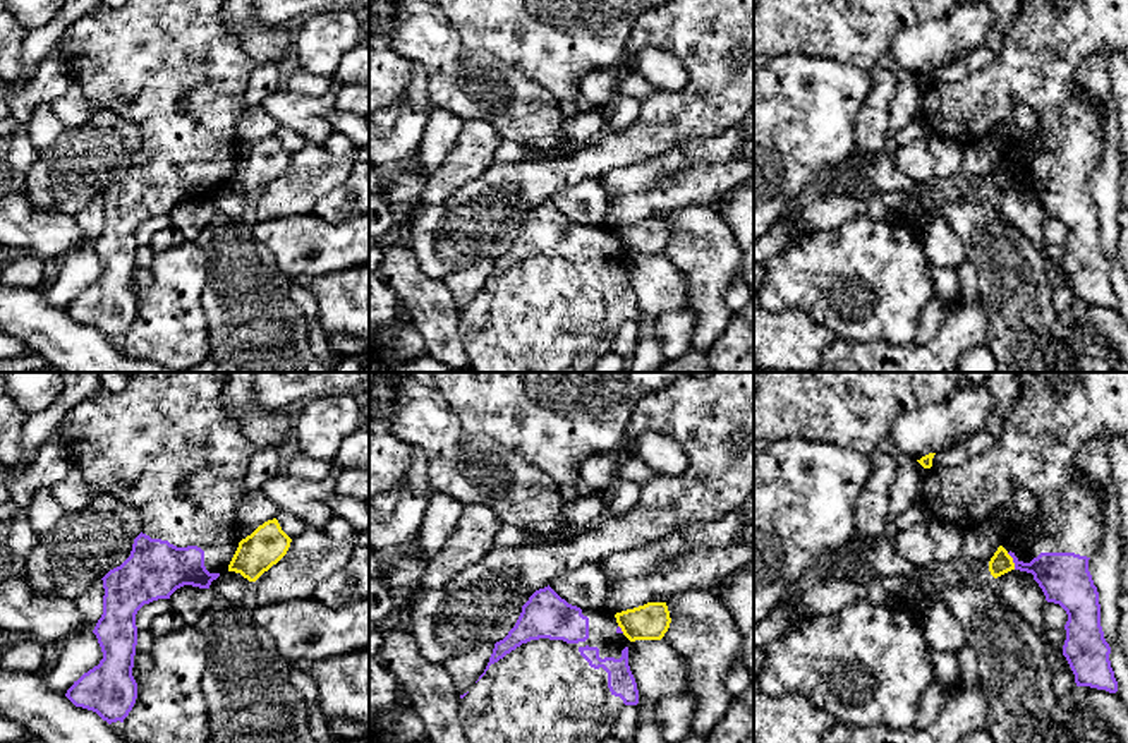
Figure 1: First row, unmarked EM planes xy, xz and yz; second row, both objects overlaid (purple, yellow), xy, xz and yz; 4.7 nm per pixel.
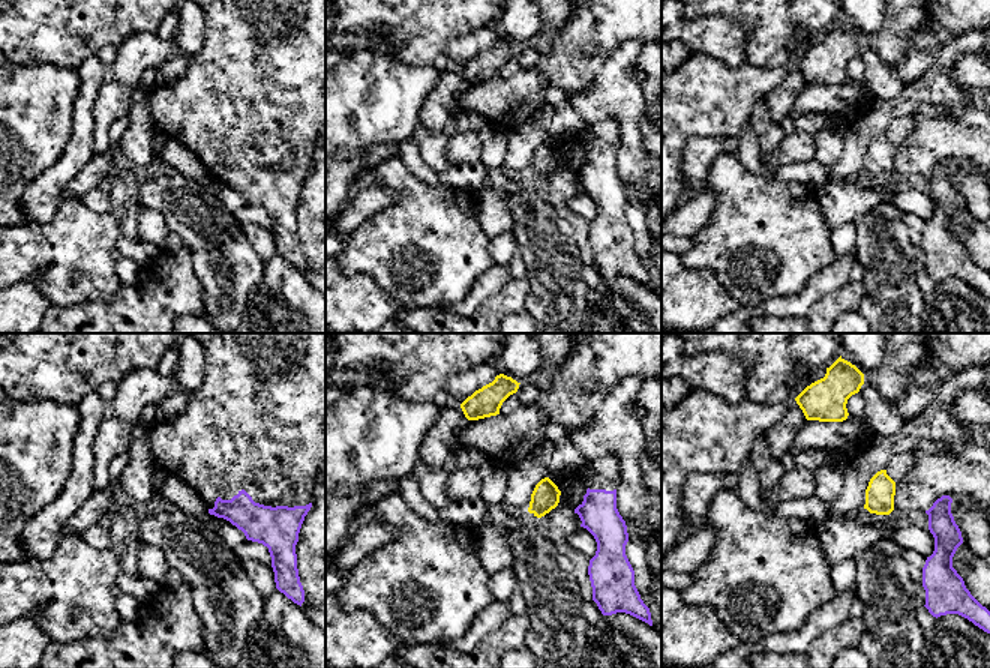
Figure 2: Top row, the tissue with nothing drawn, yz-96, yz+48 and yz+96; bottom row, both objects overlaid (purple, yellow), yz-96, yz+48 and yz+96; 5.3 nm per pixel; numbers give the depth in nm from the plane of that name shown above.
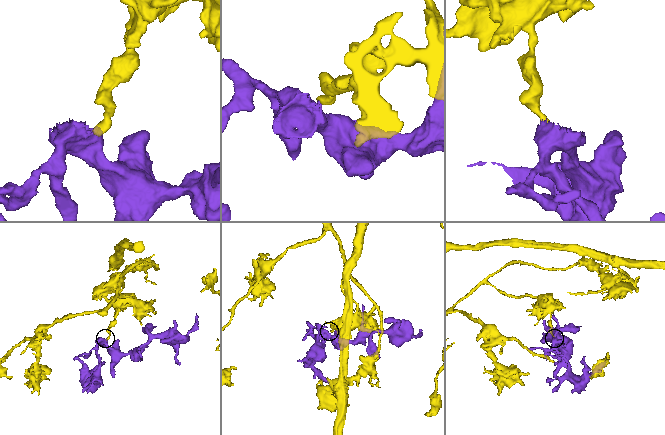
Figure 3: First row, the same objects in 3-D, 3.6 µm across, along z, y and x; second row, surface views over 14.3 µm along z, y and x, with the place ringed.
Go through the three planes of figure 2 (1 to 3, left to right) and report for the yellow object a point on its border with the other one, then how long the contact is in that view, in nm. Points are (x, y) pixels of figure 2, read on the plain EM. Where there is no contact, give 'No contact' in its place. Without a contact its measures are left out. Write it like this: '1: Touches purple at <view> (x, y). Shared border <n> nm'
1: No contact
2: No contact
3: No contact

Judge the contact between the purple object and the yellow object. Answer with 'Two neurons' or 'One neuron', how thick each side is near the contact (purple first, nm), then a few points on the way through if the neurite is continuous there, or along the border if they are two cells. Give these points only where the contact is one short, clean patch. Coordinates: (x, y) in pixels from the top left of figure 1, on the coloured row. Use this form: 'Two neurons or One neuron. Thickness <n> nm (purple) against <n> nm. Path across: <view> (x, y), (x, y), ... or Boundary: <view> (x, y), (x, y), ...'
Two neurons. Thickness 240 nm (purple) against 100 nm. Boundary: yz (1006, 553), (1015, 568)

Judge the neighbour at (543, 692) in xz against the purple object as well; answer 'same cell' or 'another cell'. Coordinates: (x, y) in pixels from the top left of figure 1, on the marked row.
same cell

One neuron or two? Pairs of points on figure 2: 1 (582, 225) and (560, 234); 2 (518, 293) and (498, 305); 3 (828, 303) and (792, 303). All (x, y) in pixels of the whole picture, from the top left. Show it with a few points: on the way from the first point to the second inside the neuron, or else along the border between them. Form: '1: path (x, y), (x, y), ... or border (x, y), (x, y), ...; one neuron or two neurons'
1: border (549, 203), (573, 228), (573, 237), (582, 263); two neurons
2: path (513, 294), (503, 302); one neuron
3: border (846, 284), (827, 293), (807, 314), (788, 317); two neurons

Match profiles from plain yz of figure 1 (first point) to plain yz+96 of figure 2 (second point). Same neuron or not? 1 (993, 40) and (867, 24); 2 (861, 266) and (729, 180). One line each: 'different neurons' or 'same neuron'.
1: different neurons
2: same neuron

